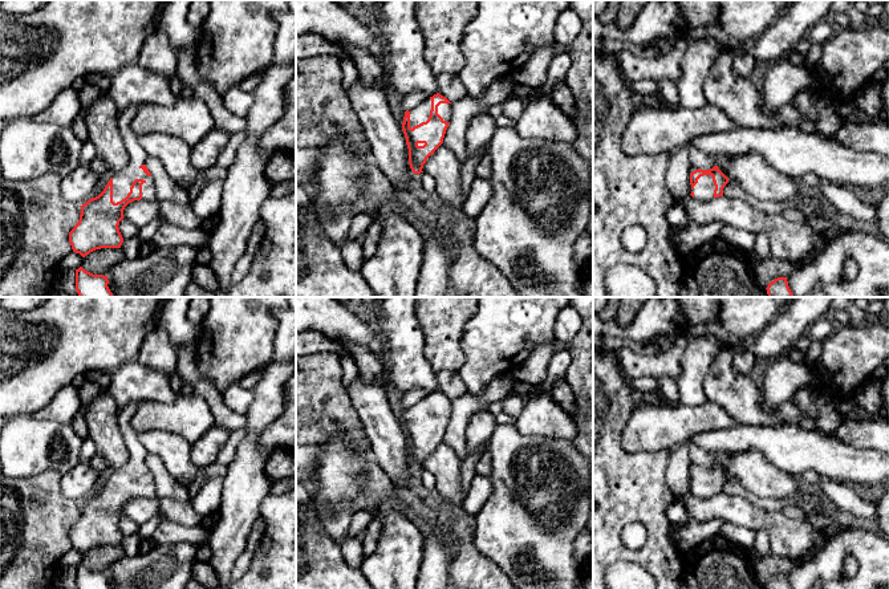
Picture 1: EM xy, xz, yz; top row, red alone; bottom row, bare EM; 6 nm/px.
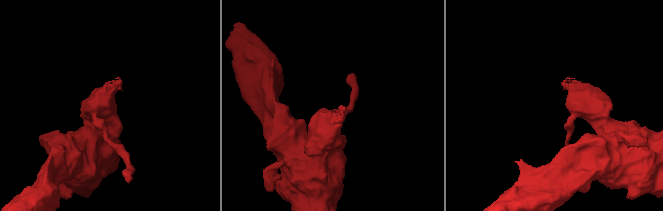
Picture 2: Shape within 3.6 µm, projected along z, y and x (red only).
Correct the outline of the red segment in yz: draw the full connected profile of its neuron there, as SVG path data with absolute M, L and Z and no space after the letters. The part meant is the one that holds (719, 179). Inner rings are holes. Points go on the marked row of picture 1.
M709 155L715 164L710 170L691 167L690 184L691 196L699 202L723 196L723 188L728 183L728 178L719 170L722 161L717 155Z

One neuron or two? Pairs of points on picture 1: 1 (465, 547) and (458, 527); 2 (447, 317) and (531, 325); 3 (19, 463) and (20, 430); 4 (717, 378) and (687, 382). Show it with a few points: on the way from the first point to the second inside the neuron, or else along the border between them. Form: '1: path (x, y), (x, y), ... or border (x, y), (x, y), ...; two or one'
1: path (465, 541), (463, 532); one
2: border (478, 311), (465, 327), (461, 340), (462, 350); two
3: path (20, 455), (20, 438); one
4: border (718, 352), (705, 374), (703, 393), (706, 399); two

